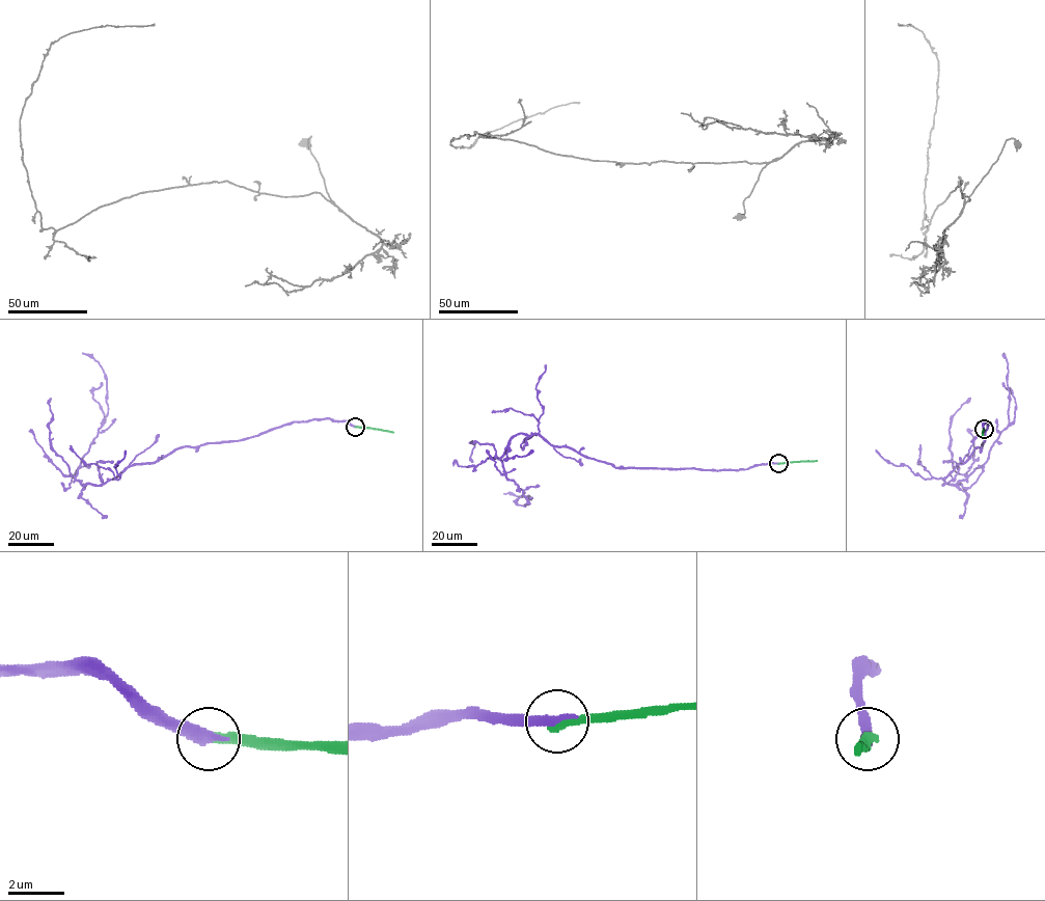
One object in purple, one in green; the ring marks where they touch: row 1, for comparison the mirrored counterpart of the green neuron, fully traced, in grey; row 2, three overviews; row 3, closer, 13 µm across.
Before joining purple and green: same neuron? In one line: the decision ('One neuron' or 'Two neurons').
Two neurons

